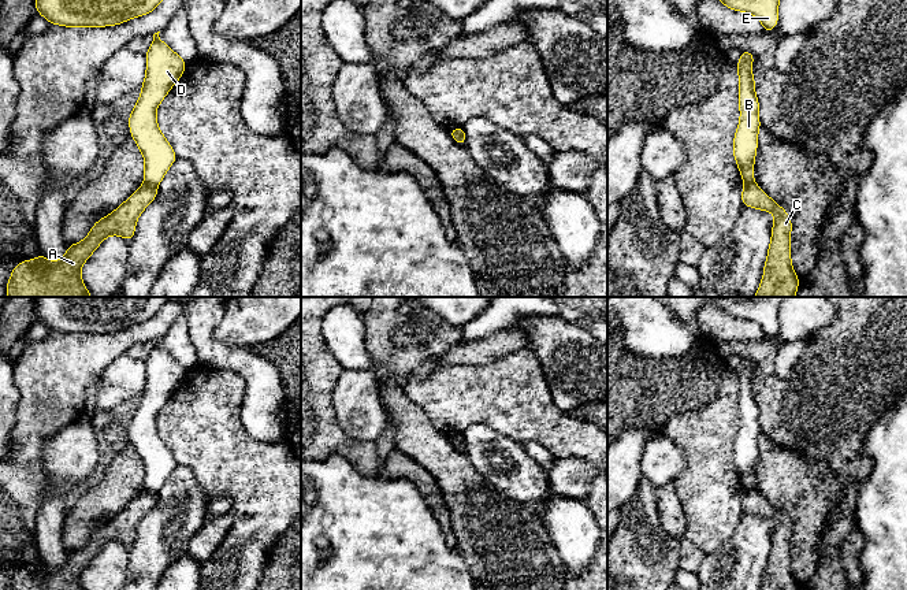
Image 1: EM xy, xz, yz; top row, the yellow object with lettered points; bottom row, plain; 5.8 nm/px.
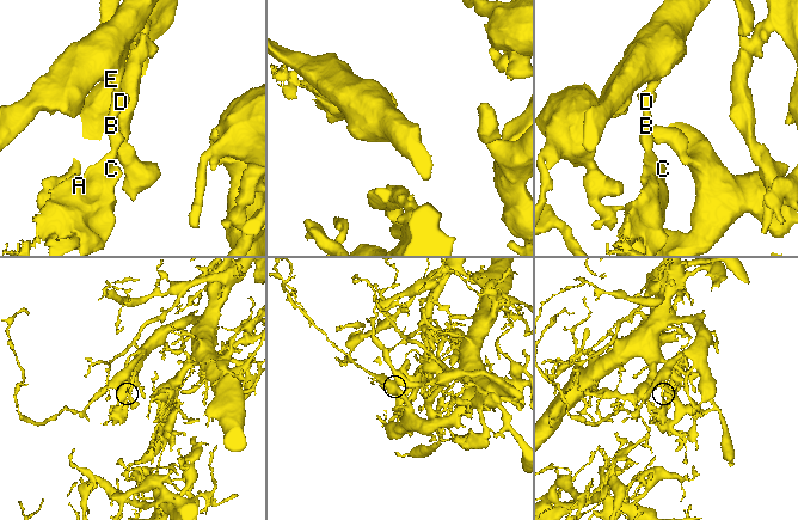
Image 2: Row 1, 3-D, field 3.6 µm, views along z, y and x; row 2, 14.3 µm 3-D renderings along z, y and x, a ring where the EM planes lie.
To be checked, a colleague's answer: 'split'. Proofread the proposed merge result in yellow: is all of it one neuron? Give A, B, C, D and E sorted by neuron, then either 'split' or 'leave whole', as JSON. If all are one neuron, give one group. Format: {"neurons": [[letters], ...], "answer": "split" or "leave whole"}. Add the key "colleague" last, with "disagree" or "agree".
{"neurons": [["A", "C"], ["B", "D", "E"]], "answer": "split", "colleague": "agree"}

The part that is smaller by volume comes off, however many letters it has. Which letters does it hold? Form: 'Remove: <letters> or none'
Remove: A, C

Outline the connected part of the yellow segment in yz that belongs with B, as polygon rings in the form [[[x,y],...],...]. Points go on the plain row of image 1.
[[[741,356],[741,364],[736,371],[739,381],[739,415],[740,427],[733,444],[733,463],[744,490],[754,489],[754,467],[758,453],[758,437],[762,433],[758,416],[759,408],[755,401],[755,385],[751,371],[757,365],[751,359]]]

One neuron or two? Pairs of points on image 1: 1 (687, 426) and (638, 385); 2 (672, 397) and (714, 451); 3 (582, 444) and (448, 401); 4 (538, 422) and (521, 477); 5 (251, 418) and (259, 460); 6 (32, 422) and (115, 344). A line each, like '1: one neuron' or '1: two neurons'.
1: two neurons
2: two neurons
3: one neuron
4: two neurons
5: two neurons
6: one neuron

